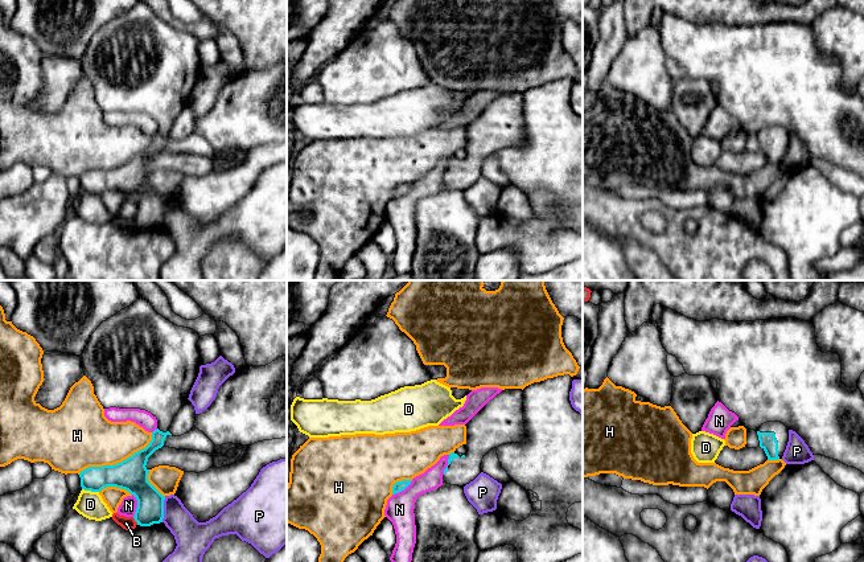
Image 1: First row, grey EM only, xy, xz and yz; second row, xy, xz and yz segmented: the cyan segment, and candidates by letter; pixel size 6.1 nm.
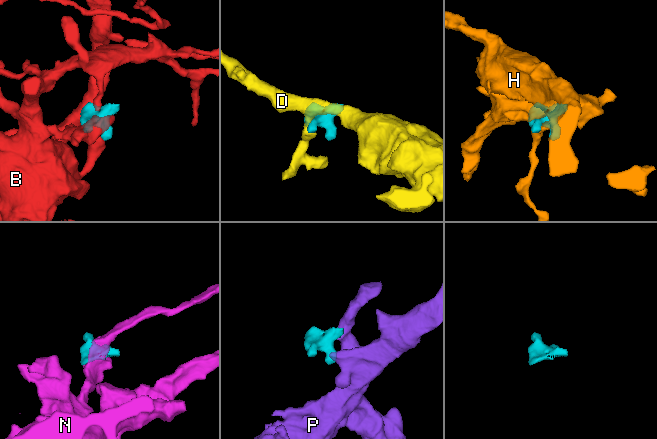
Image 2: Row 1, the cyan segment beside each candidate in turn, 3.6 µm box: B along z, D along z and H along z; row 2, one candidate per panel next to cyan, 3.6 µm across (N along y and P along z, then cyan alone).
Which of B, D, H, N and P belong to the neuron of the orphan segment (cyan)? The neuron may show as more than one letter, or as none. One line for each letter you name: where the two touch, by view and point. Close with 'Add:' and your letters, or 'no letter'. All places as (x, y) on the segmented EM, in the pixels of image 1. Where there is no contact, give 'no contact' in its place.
Add: no letter

